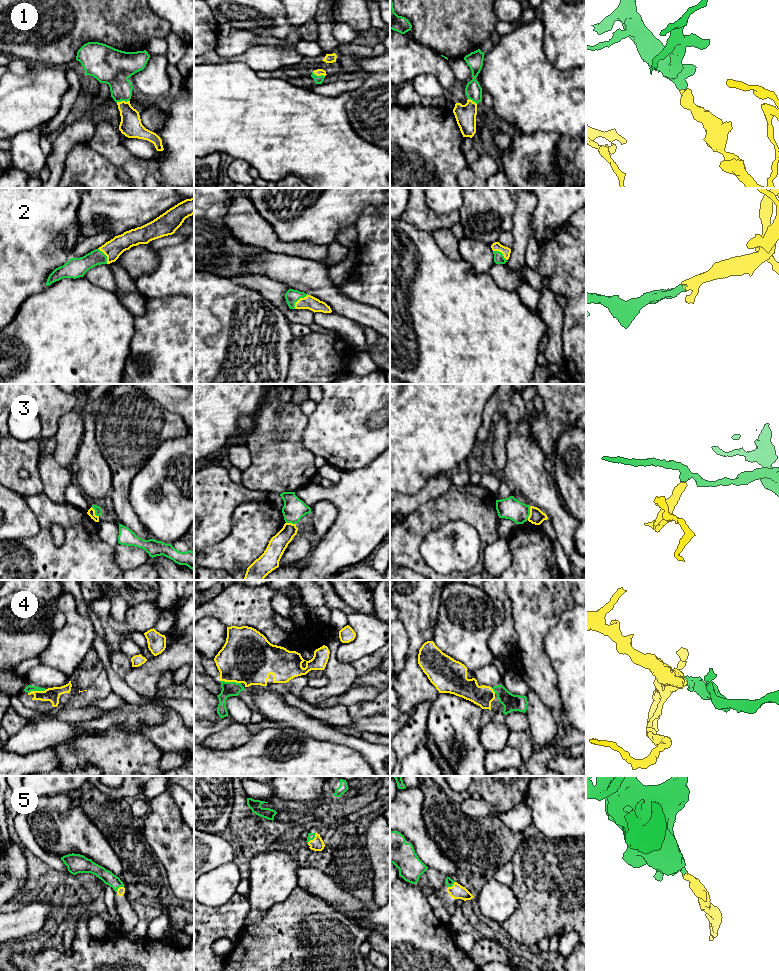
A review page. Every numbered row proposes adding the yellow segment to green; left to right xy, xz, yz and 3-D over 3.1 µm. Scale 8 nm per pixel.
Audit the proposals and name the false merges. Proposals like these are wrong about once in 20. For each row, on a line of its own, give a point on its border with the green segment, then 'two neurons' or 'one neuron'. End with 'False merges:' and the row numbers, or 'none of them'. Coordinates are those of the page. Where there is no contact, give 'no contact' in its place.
1: xy (122, 100) | one neuron
2: xz (298, 299) | one neuron
3: yz (529, 513) | two neurons
4: xz (230, 682) | one neuron
5: xy (119, 886) | one neuron
False merges: 3

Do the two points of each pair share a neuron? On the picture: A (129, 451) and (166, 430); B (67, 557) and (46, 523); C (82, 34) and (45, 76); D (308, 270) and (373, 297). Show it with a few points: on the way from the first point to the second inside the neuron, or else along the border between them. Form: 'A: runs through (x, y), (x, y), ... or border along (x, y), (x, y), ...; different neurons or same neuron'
A: runs through (138, 442), (150, 430), (157, 430); same neuron
B: runs through (57, 553), (46, 542), (46, 533); same neuron
C: border along (32, 61), (48, 65), (62, 65), (64, 67); different neurons
D: border along (343, 293), (364, 304); different neurons

